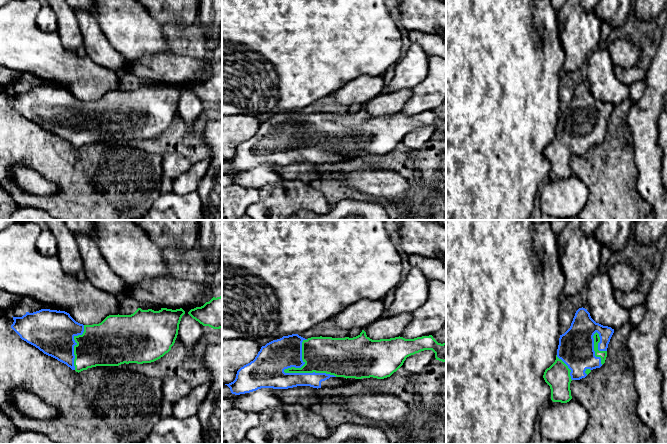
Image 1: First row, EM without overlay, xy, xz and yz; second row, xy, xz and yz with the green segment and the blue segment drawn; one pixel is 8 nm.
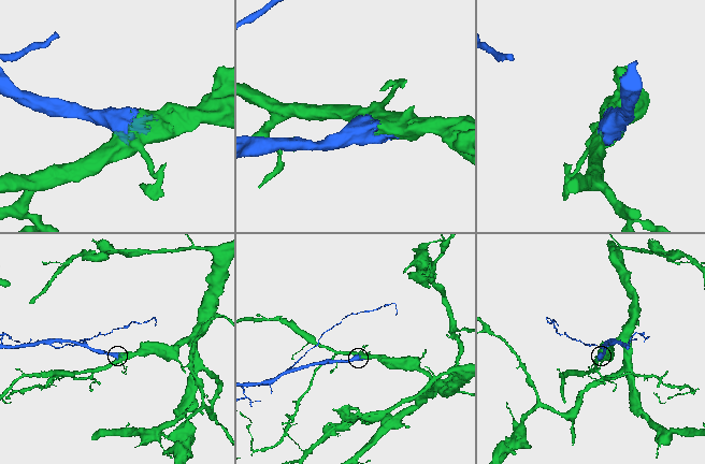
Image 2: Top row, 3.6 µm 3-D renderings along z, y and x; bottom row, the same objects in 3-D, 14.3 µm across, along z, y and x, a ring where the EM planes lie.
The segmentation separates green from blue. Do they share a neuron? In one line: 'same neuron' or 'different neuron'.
same neuron

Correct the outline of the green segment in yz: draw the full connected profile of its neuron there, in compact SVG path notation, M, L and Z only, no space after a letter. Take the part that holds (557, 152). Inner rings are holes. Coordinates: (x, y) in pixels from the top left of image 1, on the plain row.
M579 84L570 104L559 114L555 138L545 146L543 154L551 165L553 178L567 179L572 175L570 159L585 154L593 145L600 144L606 136L607 124L614 105L596 99L585 84Z

